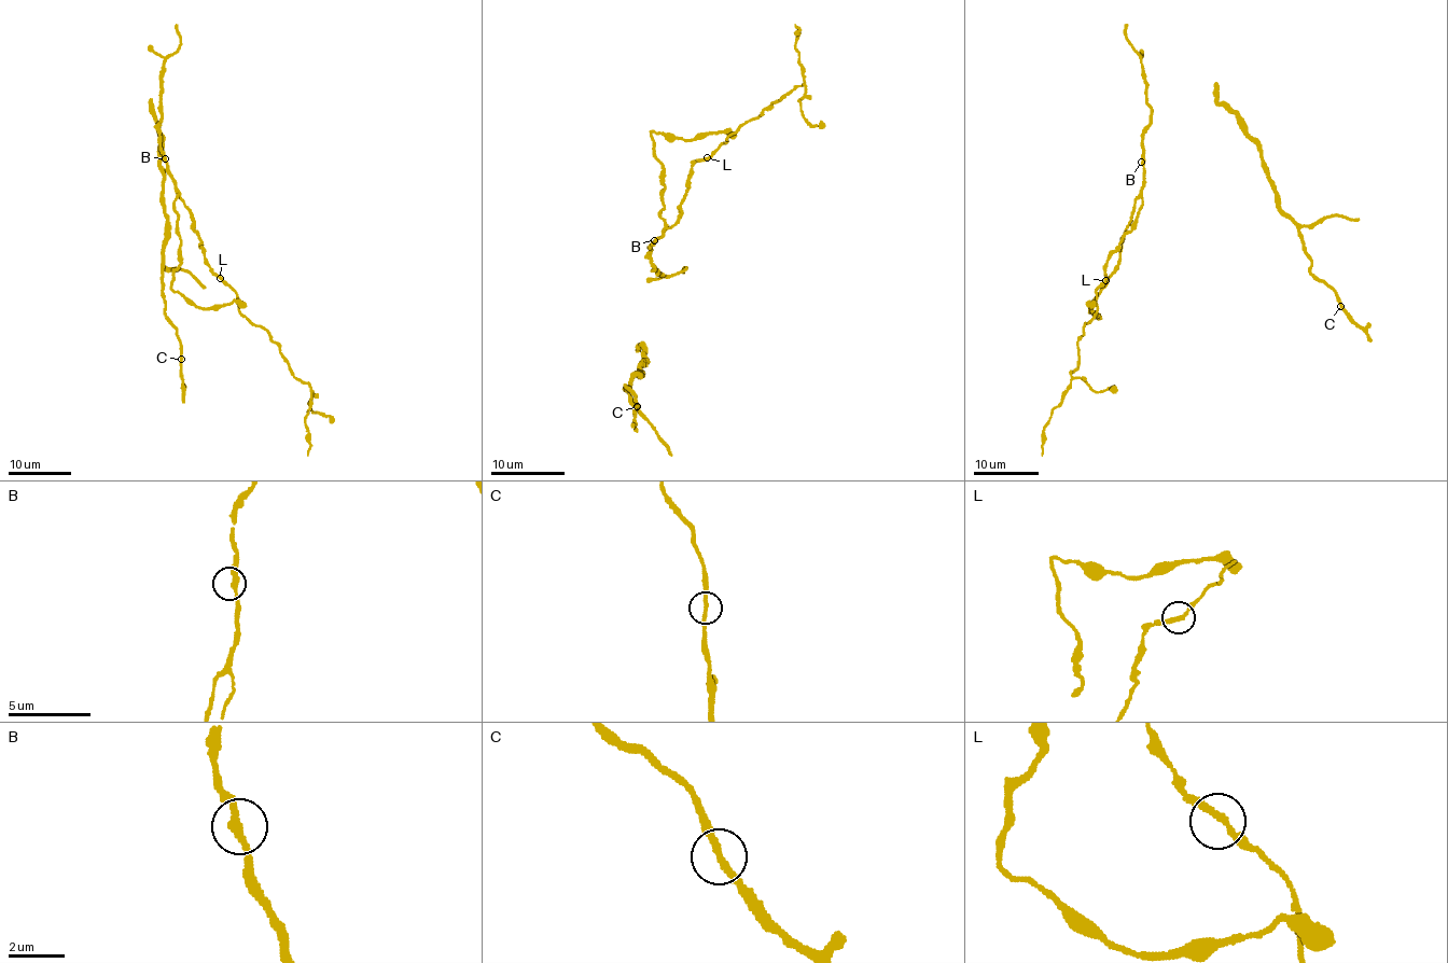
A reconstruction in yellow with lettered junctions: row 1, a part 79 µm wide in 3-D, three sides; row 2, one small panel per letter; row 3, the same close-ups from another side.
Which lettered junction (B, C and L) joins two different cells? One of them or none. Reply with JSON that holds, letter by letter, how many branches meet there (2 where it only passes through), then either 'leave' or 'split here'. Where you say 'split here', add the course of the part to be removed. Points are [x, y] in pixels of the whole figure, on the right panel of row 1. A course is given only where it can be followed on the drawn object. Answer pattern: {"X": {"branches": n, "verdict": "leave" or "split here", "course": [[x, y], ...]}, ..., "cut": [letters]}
{"B": {"branches": 2, "verdict": "leave"}, "C": {"branches": 2, "verdict": "leave"}, "L": {"branches": 2, "verdict": "leave"}, "cut": []}

